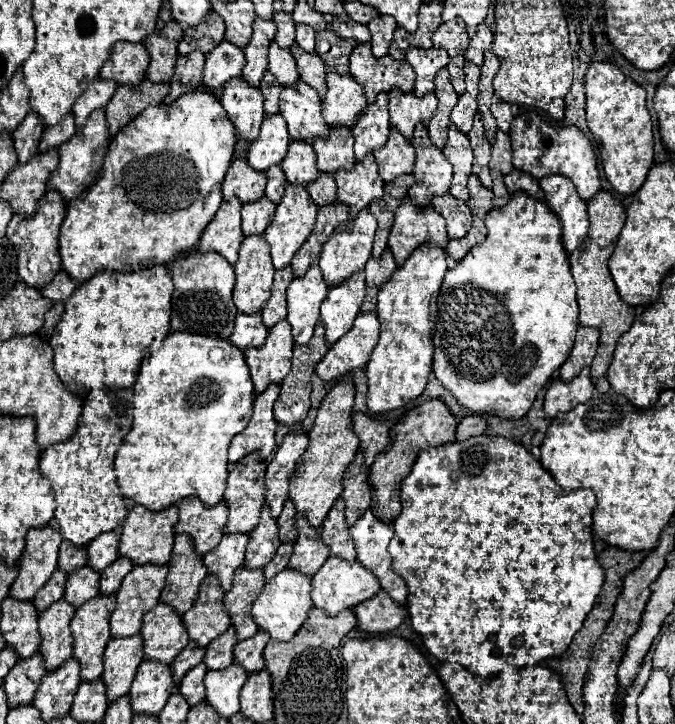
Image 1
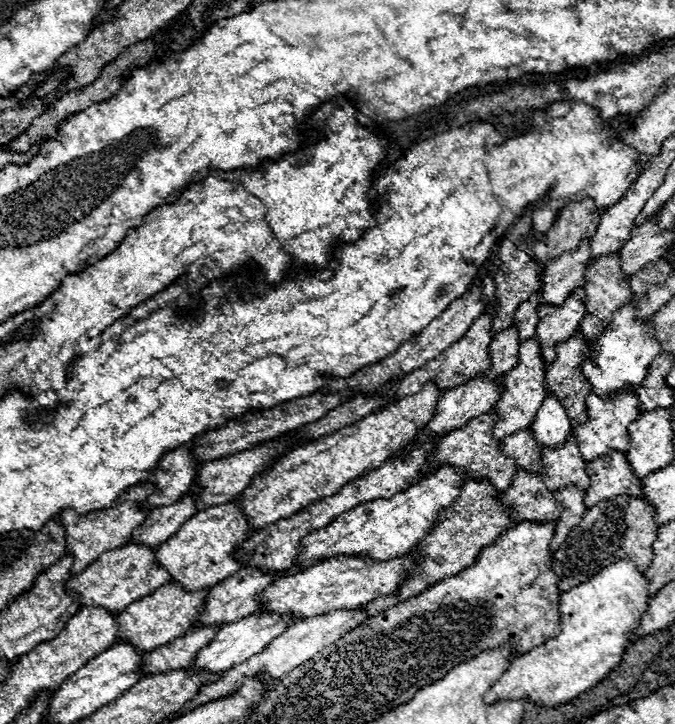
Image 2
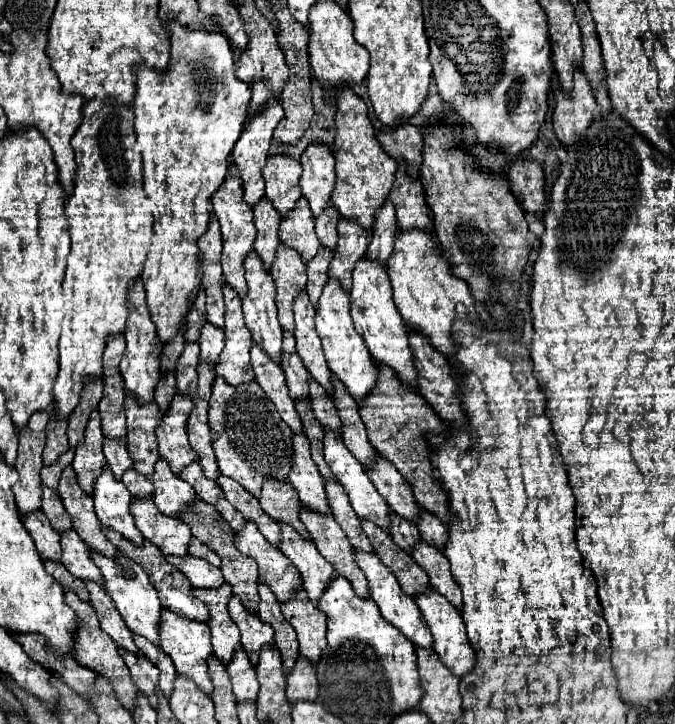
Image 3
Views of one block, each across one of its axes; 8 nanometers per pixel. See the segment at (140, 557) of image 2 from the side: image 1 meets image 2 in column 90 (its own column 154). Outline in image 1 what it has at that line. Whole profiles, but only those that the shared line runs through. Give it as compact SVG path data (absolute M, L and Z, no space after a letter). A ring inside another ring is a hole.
M158 564L134 566L134 570L124 578L120 590L116 592L118 604L116 604L116 610L112 612L112 618L110 618L112 636L124 638L124 636L134 636L140 632L144 614L148 614L160 602L160 592L164 590L164 584L166 584L166 574L168 574L168 564L164 564L164 566L158 566Z

